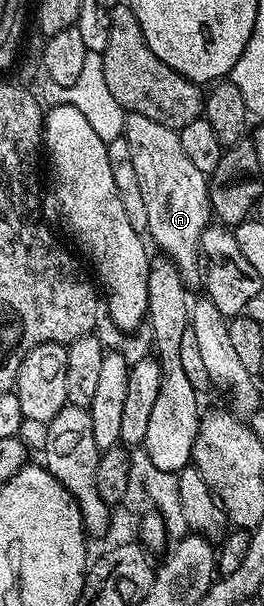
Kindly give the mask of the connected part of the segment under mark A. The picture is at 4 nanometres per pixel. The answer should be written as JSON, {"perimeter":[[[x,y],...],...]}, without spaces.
{"perimeter":[[[127,113],[124,135],[132,147],[136,179],[140,179],[140,191],[148,210],[146,233],[149,240],[154,240],[166,252],[163,254],[176,263],[187,286],[201,286],[204,281],[200,268],[202,236],[212,221],[207,174],[196,171],[188,155],[184,155],[184,147],[180,147],[177,132],[164,127],[164,123],[156,123],[144,115]]]}

